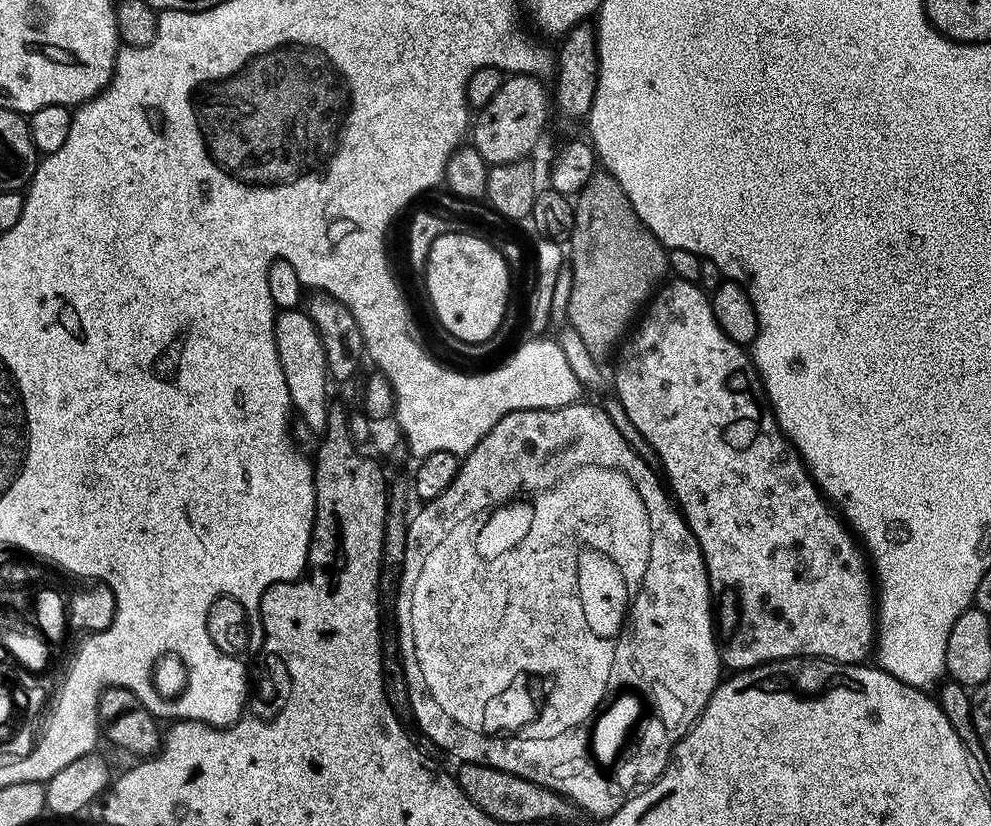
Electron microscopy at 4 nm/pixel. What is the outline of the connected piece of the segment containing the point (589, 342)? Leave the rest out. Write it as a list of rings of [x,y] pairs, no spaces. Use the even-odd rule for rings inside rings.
[[[607,170],[597,171],[596,175],[590,178],[590,182],[586,182],[584,189],[575,197],[574,207],[573,230],[570,239],[572,289],[566,309],[566,320],[574,330],[578,330],[583,345],[593,358],[604,362],[604,359],[611,354],[612,347],[614,347],[614,352],[617,345],[625,339],[634,317],[649,303],[650,297],[665,279],[663,276],[668,268],[669,253],[658,237],[640,221],[630,198],[626,198],[622,186]]]

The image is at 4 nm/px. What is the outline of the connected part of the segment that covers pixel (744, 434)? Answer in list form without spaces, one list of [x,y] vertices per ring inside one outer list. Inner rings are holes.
[[[676,280],[673,284],[667,284],[651,297],[646,311],[639,317],[640,325],[639,320],[635,325],[636,333],[635,328],[631,333],[632,341],[631,336],[627,341],[628,348],[619,349],[621,352],[620,361],[616,364],[615,399],[641,432],[642,438],[656,451],[659,467],[664,467],[663,475],[666,477],[667,487],[704,556],[704,564],[708,567],[708,584],[712,587],[714,616],[718,621],[721,661],[727,667],[729,664],[732,670],[747,670],[789,658],[816,658],[816,600],[832,600],[832,537],[847,533],[850,529],[838,515],[837,509],[817,488],[816,481],[809,476],[808,469],[804,467],[795,447],[788,443],[788,437],[780,431],[776,416],[768,403],[768,395],[764,392],[764,384],[760,381],[749,353],[741,345],[726,338],[722,326],[718,326],[714,318],[709,293],[704,293],[698,285],[691,284],[688,280]]]

